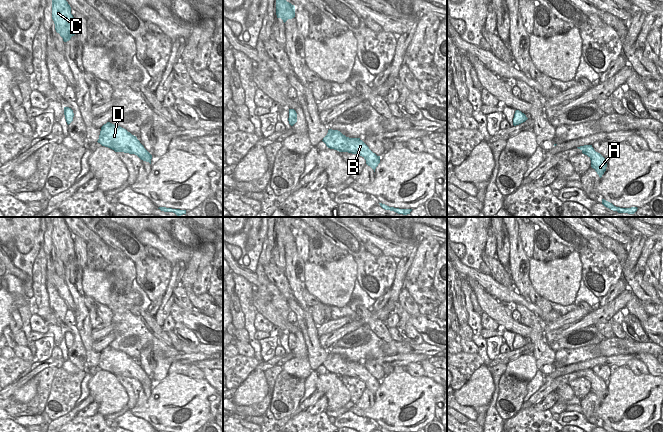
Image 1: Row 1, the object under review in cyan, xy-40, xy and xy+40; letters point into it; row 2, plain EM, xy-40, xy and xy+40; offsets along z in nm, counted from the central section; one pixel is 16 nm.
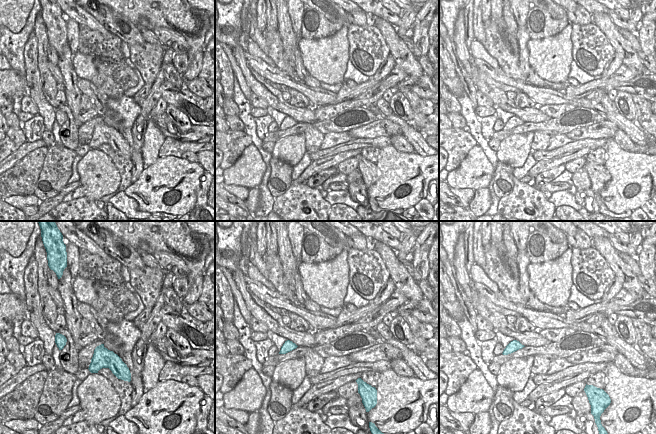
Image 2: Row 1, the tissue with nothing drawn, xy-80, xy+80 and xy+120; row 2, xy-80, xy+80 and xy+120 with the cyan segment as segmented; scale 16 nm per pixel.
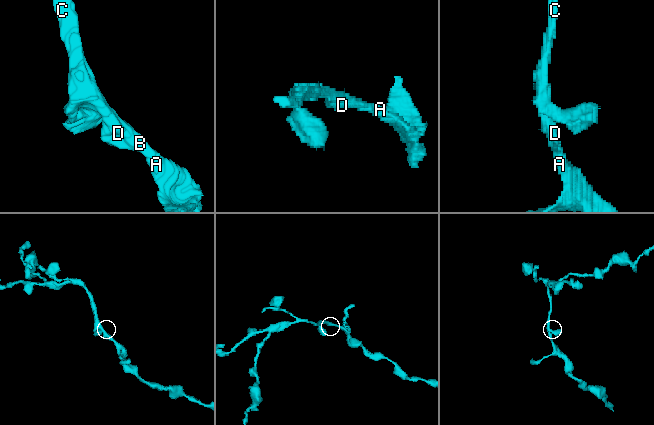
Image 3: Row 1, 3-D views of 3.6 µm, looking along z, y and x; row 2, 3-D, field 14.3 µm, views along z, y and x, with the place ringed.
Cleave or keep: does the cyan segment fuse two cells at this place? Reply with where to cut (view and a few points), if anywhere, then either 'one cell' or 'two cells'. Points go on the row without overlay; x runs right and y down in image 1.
no cut | one cell

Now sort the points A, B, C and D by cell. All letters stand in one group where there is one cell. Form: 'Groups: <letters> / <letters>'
Groups: A B C D

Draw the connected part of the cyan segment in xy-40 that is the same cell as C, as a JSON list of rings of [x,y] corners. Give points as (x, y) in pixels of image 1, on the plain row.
[[[51,217],[52,220],[52,243],[55,254],[67,266],[75,259],[74,241],[71,231],[66,225],[63,217]]]

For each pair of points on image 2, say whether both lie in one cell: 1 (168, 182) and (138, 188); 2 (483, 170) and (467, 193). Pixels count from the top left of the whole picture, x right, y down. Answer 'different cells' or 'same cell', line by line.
1: same cell
2: different cells

